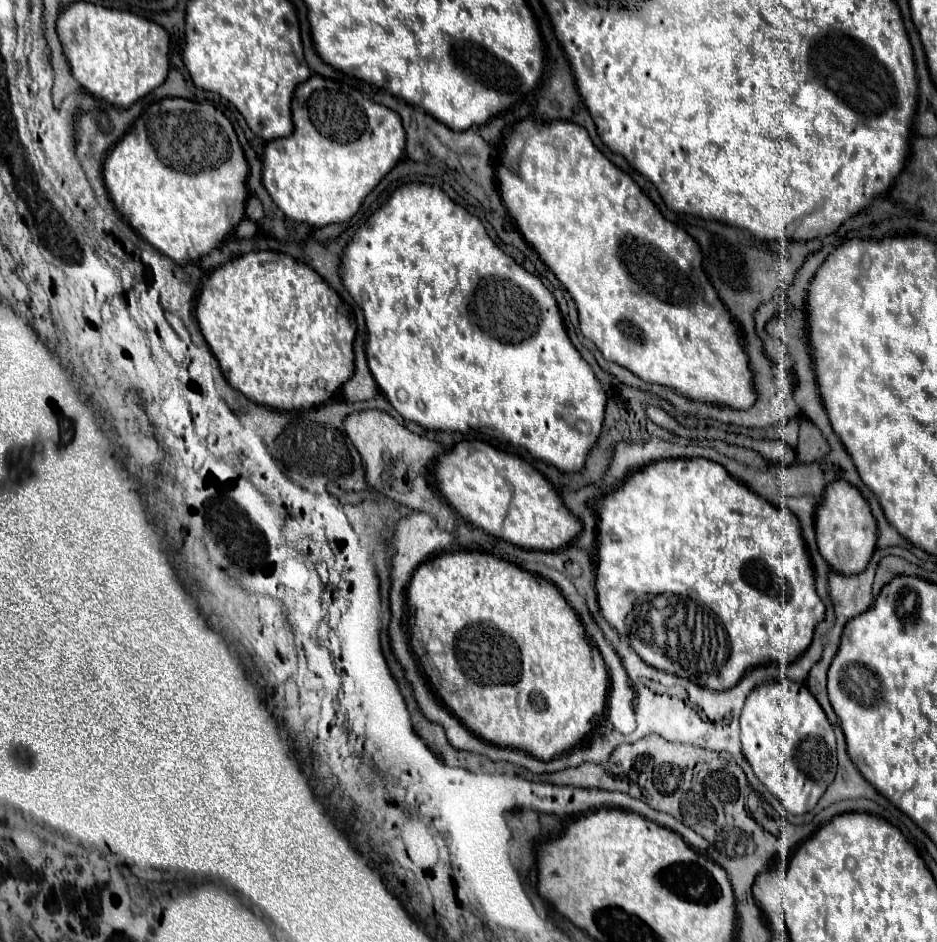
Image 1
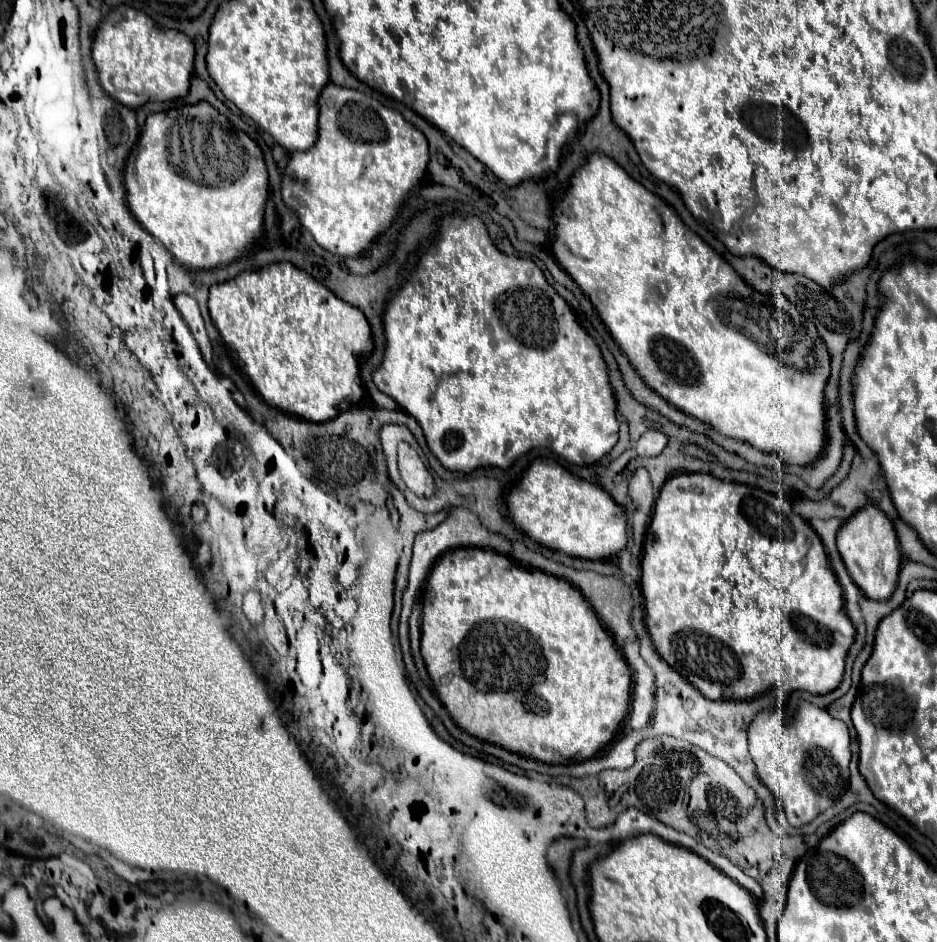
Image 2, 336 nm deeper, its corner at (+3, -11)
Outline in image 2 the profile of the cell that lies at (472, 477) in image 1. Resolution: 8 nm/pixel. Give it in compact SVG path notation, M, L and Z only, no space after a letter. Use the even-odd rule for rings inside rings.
M553 459L535 461L523 481L507 493L507 507L517 529L533 541L581 559L609 559L629 541L627 517L621 505L597 483L569 473Z

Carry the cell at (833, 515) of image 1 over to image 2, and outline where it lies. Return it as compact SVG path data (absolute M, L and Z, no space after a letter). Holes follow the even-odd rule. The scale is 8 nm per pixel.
M865 507L857 511L837 533L837 547L845 561L845 567L859 589L875 601L887 601L899 581L901 571L901 547L893 523L877 507Z

